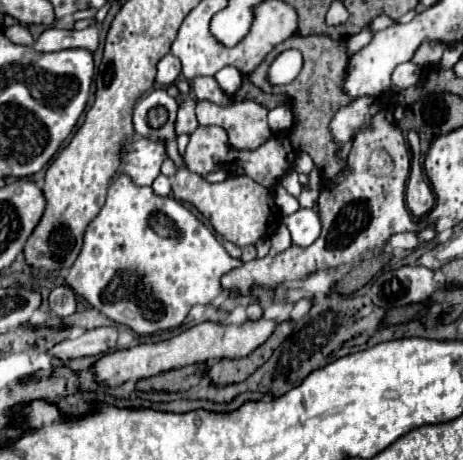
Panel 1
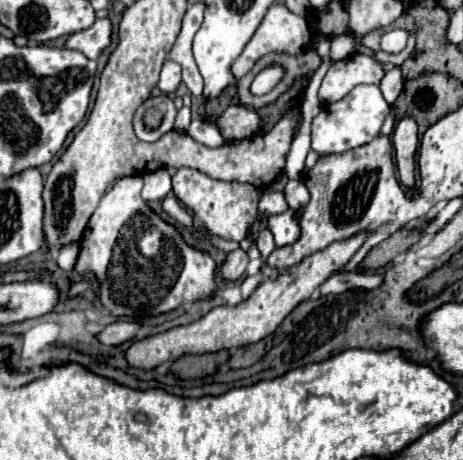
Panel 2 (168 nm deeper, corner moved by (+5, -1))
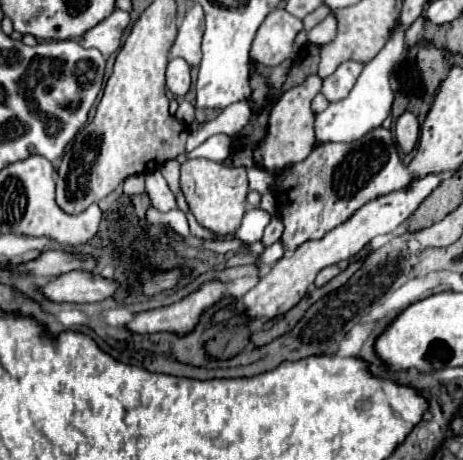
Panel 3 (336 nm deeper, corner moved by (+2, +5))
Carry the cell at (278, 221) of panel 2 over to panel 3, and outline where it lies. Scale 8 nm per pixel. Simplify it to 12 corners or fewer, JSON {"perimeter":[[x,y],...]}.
{"perimeter":[[273,216],[263,234],[263,244],[271,246],[283,236],[283,220]]}

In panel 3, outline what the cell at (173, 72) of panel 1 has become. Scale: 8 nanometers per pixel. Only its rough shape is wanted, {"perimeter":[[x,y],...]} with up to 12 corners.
{"perimeter":[[173,58],[167,66],[167,88],[183,98],[189,90],[189,64]]}

